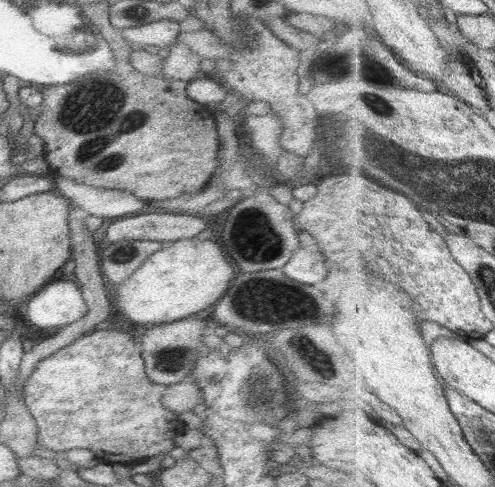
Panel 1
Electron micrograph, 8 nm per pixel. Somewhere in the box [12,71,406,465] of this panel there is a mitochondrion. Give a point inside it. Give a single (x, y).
(93, 113)

